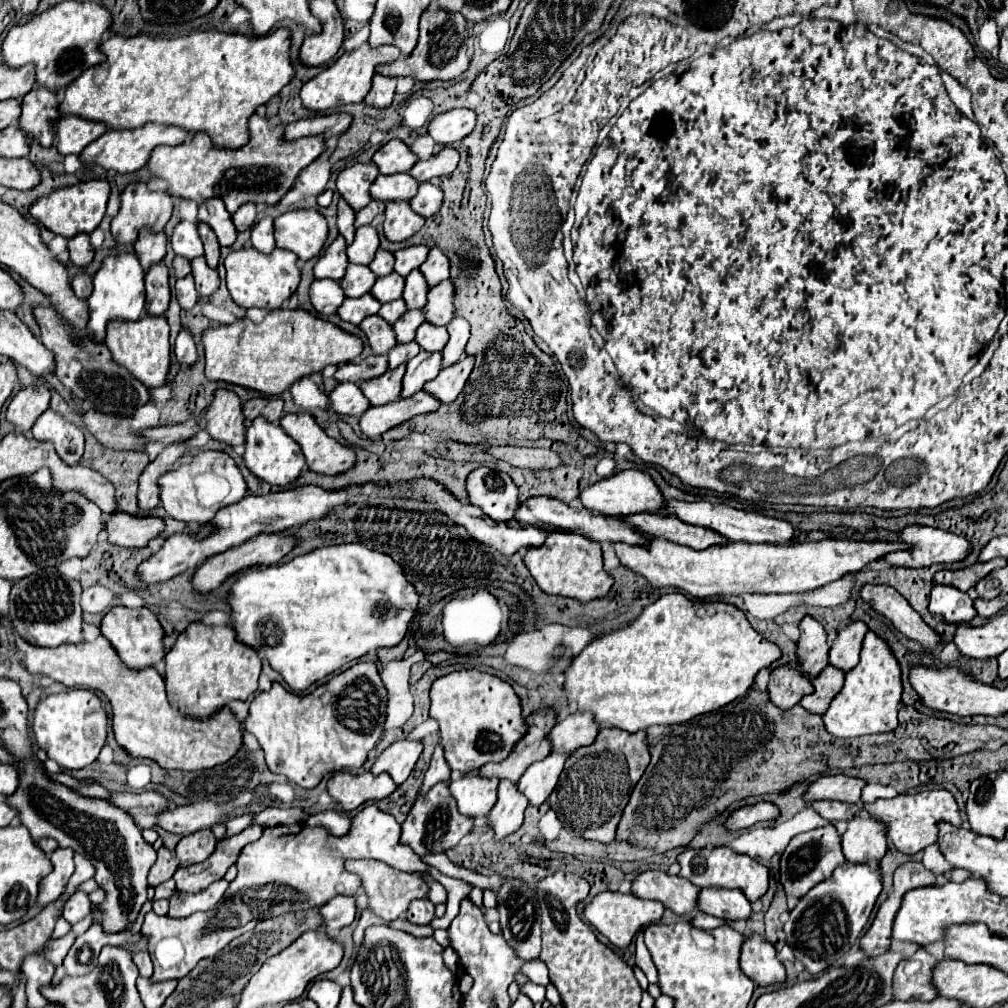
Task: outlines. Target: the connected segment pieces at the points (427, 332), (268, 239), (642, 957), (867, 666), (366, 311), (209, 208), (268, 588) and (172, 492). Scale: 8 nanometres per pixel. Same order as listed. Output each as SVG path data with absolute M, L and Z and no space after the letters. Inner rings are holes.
M423 322L423 324L417 328L415 340L419 342L419 346L421 346L423 350L429 350L429 352L443 350L443 346L447 344L447 328L445 328L445 326L435 326L435 324Z
M267 216L263 220L259 220L251 232L251 244L253 248L257 248L259 252L269 254L275 248L275 238L273 238L273 218Z
M646 926L639 932L635 939L635 965L639 966L639 968L647 974L649 982L653 984L653 982L657 982L659 974L657 974L657 968L655 968L655 964L653 964L653 960L651 960L651 954L649 954L649 950L647 950L647 946L644 942L643 930L645 928Z
M867 632L863 640L861 660L845 676L841 692L831 700L823 722L829 734L837 738L853 738L865 734L891 732L897 728L897 708L901 700L901 666L889 648L887 640L875 632Z
M365 294L365 296L357 298L357 300L349 300L349 298L347 298L347 300L339 306L337 314L339 314L343 320L351 322L351 324L361 324L363 318L367 318L367 316L371 316L371 314L377 314L379 308L381 308L381 302L379 302L379 300L373 300L371 294Z
M217 198L205 200L205 202L199 206L197 220L209 224L209 226L215 230L221 246L231 246L231 244L235 242L235 238L237 238L237 228L233 228L231 214L227 212L223 200L217 200Z
M339 544L317 548L283 566L247 570L233 584L229 602L233 606L233 628L237 640L261 652L269 664L281 672L291 690L301 692L323 676L361 658L369 650L399 644L417 612L419 594L413 584L405 580L401 564L389 554L369 550L361 544Z
M201 452L189 464L181 464L175 470L159 478L161 484L161 506L169 516L183 522L205 524L209 522L219 508L235 504L249 494L247 482L237 468L235 460L225 452ZM223 486L223 488L221 488Z

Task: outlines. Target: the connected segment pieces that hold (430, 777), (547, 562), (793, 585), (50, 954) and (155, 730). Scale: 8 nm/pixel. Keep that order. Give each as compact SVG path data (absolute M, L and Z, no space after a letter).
M437 746L435 752L433 752L433 760L431 760L431 766L425 774L425 780L423 780L423 786L421 786L421 794L429 792L431 786L435 786L437 782L449 782L449 766L443 758L443 748Z
M549 532L541 548L525 550L523 562L539 584L539 588L547 594L561 594L577 598L581 602L591 602L593 598L607 596L613 586L613 578L603 568L601 544L575 532Z
M651 538L647 546L613 544L623 566L631 568L649 580L653 588L681 588L695 598L715 594L799 594L817 590L829 582L843 578L849 572L861 570L867 562L889 552L909 548L907 544L891 542L855 542L845 538L809 540L797 544L719 544L717 548L685 548L669 540Z
M71 932L65 934L65 936L61 936L61 938L57 938L57 940L49 940L43 956L49 962L53 962L55 966L59 966L63 962L63 958L67 956L67 952L69 952L69 948L71 948L73 942L75 942L75 936Z
M19 636L15 640L25 652L25 666L29 672L47 674L69 688L91 688L105 694L113 716L115 738L131 756L151 758L163 768L199 770L227 762L243 742L239 722L227 706L209 716L209 720L189 720L189 716L177 712L177 708L169 704L163 676L155 668L127 668L105 636L99 636L95 642L61 644L57 648L31 646Z

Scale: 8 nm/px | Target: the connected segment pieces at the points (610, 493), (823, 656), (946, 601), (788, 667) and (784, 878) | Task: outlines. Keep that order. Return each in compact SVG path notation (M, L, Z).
M623 470L611 478L603 478L597 484L585 488L579 498L587 510L593 510L605 516L627 516L637 512L661 514L661 508L665 508L667 504L657 482L647 472L641 472L641 470Z
M805 616L799 624L801 638L797 642L797 660L811 678L817 676L829 664L829 646L827 646L827 632L819 620L813 616Z
M943 584L933 586L929 612L933 616L943 616L945 622L953 622L953 624L967 624L977 616L973 600L967 592Z
M789 662L785 666L771 670L767 690L769 690L771 702L787 710L795 706L805 694L813 692L813 684L811 680L805 680L801 672L797 672L797 662Z
M827 824L823 828L809 830L805 834L795 836L787 850L781 856L781 884L787 896L803 898L813 886L817 886L821 880L827 880L837 866L845 864L845 856L841 850L841 836L837 834L833 824Z

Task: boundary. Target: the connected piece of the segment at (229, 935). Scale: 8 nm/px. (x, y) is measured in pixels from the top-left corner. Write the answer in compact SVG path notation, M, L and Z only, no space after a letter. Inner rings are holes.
M375 804L365 806L357 816L353 816L349 832L343 836L333 836L325 826L307 824L295 825L292 829L290 826L265 828L259 840L241 850L241 856L237 858L239 872L215 908L181 920L157 916L153 910L145 914L141 932L149 936L149 954L155 966L151 978L155 982L183 978L199 960L215 956L233 938L251 932L261 920L275 918L285 912L311 910L327 904L339 894L353 896L361 886L361 880L345 870L343 862L347 858L375 858L403 872L429 872L429 866L421 864L421 856L409 846L403 846L399 836L399 822Z

